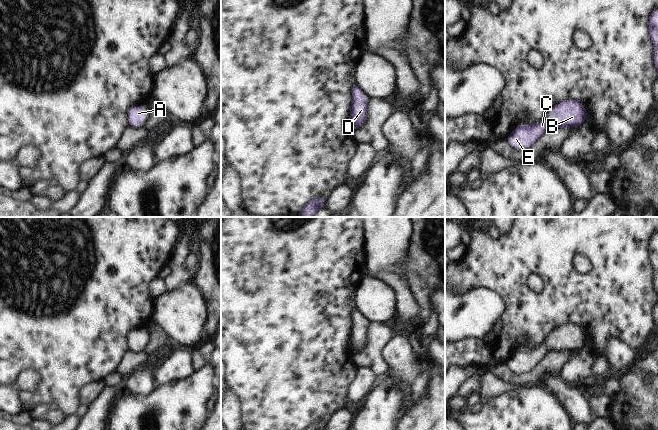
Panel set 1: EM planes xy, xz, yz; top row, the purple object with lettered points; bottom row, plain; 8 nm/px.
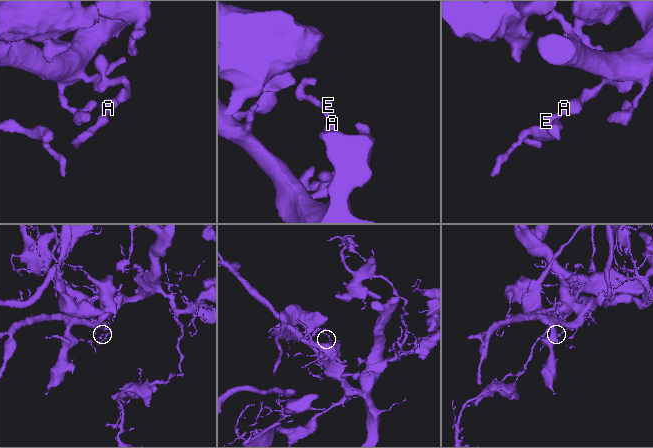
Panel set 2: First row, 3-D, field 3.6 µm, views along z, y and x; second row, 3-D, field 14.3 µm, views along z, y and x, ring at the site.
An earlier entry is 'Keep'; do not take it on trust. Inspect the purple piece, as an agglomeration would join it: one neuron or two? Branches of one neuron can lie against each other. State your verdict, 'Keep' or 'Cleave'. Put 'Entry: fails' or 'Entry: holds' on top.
Entry: holds
Keep

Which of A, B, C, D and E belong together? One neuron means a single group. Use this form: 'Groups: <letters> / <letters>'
Groups: A B C D E

